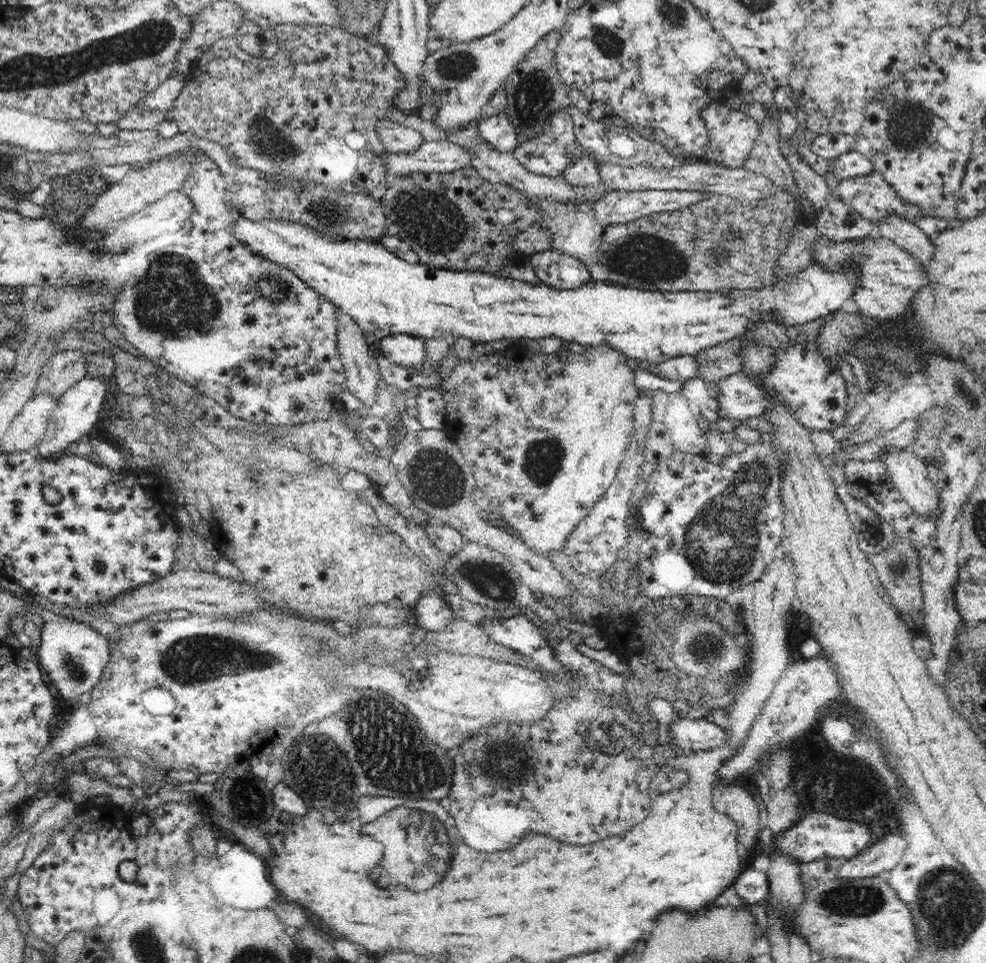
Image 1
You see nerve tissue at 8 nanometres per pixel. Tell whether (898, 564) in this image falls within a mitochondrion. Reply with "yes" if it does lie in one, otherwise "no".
yes

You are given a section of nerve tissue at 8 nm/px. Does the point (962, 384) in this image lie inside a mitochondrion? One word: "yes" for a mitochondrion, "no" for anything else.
yes

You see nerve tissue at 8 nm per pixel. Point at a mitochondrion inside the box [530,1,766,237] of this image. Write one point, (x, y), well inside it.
(608, 41)

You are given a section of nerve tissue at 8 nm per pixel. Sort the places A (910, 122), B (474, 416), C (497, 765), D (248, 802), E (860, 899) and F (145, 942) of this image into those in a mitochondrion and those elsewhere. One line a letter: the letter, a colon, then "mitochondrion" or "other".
A: mitochondrion
B: other
C: mitochondrion
D: mitochondrion
E: mitochondrion
F: mitochondrion

